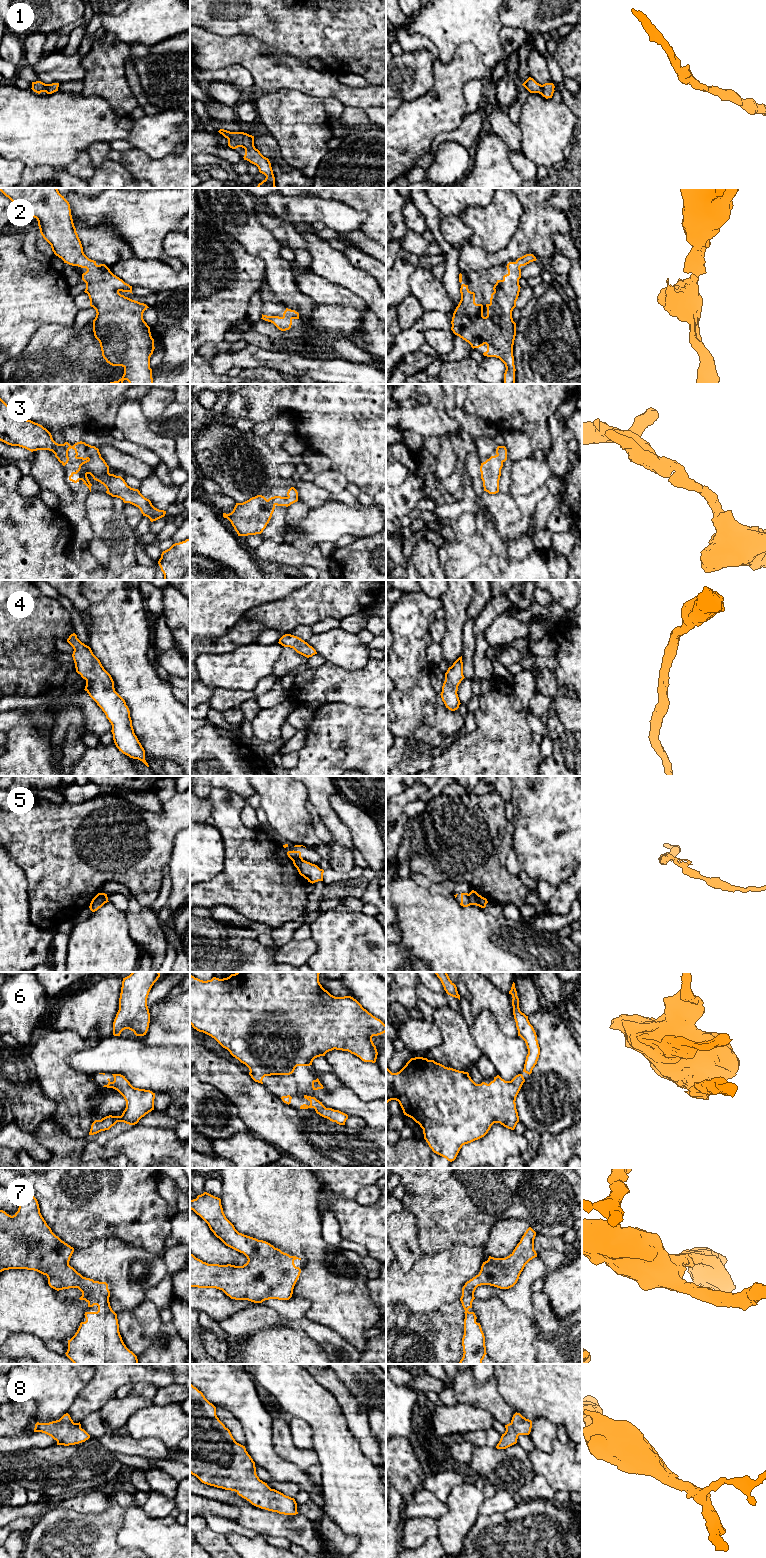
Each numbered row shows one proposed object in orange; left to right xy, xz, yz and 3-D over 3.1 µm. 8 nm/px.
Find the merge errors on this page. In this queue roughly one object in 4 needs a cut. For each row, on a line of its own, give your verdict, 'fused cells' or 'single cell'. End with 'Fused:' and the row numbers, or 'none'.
1: single cell
2: single cell
3: single cell
4: single cell
5: fused cells
6: single cell
7: single cell
8: single cell
Fused: 5

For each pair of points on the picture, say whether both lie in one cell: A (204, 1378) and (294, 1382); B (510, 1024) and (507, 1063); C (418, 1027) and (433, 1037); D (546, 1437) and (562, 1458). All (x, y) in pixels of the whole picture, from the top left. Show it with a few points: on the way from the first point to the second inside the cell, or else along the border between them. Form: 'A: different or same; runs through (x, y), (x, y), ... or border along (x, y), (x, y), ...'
A: different; border along (248, 1374), (256, 1382)
B: different; border along (495, 1018), (498, 1027), (507, 1036), (518, 1036)
C: same; runs through (422, 1031), (429, 1037)
D: different; border along (556, 1437), (550, 1452), (535, 1448)

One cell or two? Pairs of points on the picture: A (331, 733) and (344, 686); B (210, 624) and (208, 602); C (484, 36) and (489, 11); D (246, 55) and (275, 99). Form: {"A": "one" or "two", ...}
{"A": "two", "B": "one", "C": "one", "D": "two"}

